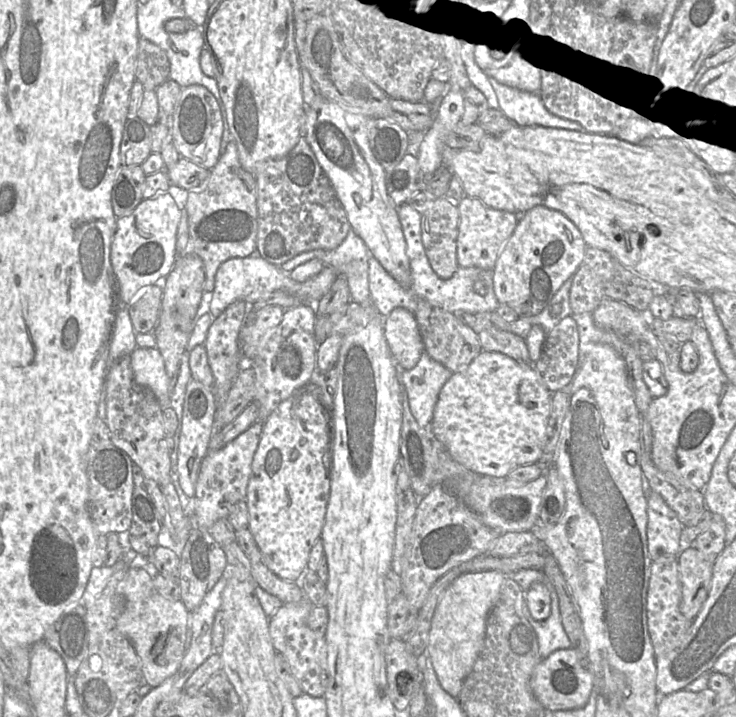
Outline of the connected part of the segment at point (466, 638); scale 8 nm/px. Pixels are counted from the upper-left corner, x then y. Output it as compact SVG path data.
M497 570L461 574L449 585L436 607L429 632L427 656L432 661L440 685L455 699L483 650L486 621L498 600L505 577L504 573Z

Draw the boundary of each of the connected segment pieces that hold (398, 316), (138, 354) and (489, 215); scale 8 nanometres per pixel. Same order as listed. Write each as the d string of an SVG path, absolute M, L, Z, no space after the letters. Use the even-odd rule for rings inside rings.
M395 308L384 318L384 335L394 361L404 370L414 368L424 352L424 344L414 314Z
M136 347L130 354L130 360L135 382L150 389L162 409L170 407L168 376L163 356L157 347Z
M465 196L457 207L460 215L457 237L459 266L493 270L502 247L518 224L516 214L488 207L480 199L469 196Z

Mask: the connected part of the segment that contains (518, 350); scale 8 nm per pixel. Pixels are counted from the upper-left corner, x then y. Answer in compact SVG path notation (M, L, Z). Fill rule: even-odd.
M495 326L486 327L478 337L484 351L502 353L515 360L524 369L534 368L524 338Z

